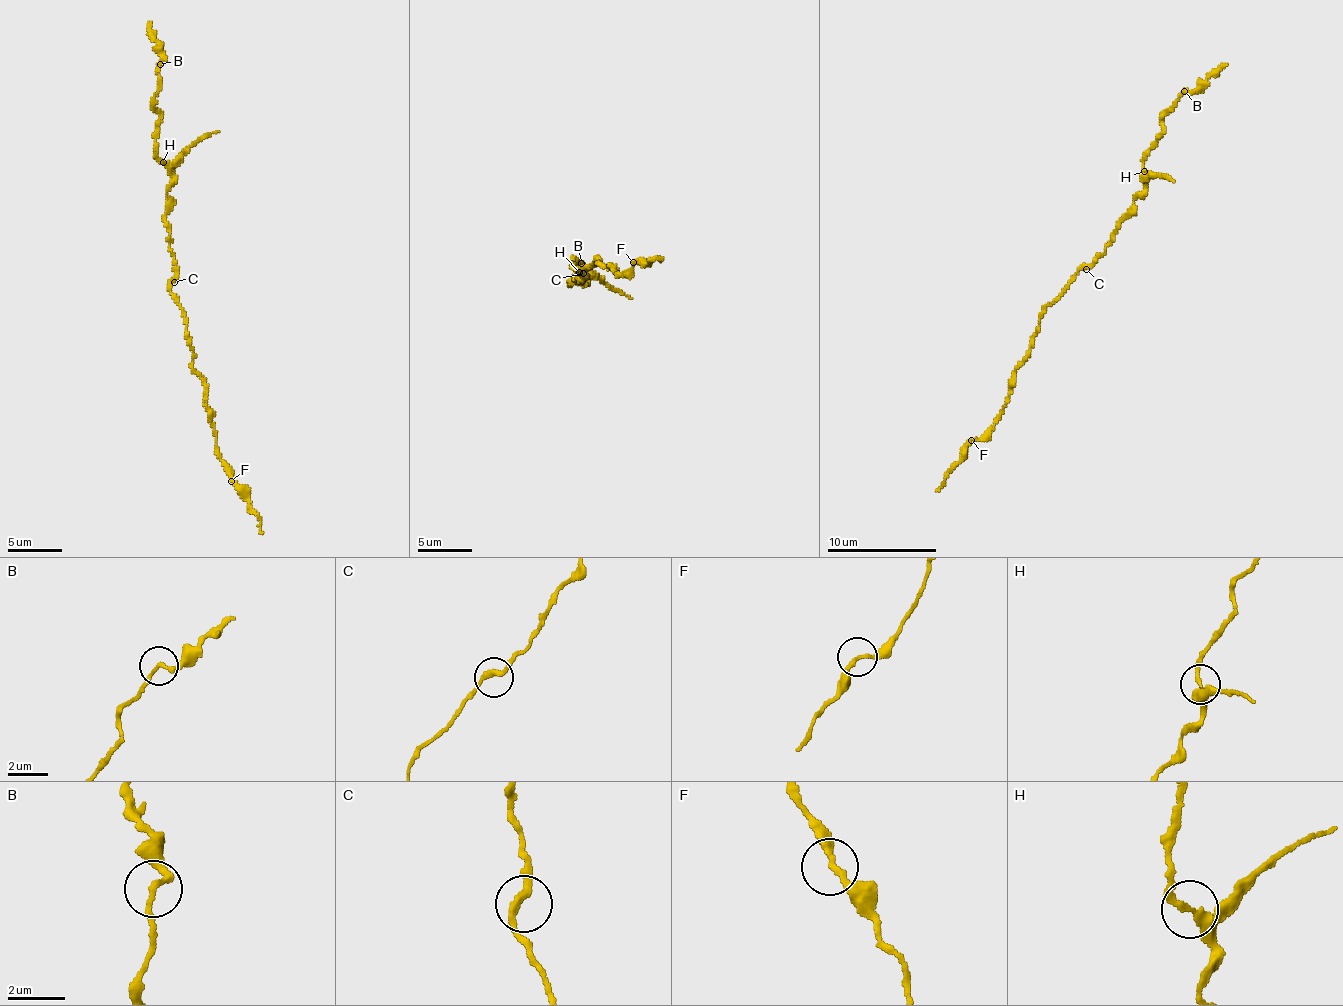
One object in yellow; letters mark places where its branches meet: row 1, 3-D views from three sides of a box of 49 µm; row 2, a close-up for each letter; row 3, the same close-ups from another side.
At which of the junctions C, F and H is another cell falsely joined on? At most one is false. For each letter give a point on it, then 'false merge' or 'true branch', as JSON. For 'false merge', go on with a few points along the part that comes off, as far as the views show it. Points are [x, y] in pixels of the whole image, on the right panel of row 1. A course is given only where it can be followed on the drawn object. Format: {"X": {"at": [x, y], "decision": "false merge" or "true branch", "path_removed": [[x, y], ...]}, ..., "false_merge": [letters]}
{"C": {"at": [1086, 269], "decision": "true branch"}, "F": {"at": [971, 440], "decision": "true branch"}, "H": {"at": [1144, 171], "decision": "true branch"}, "false_merge": []}

